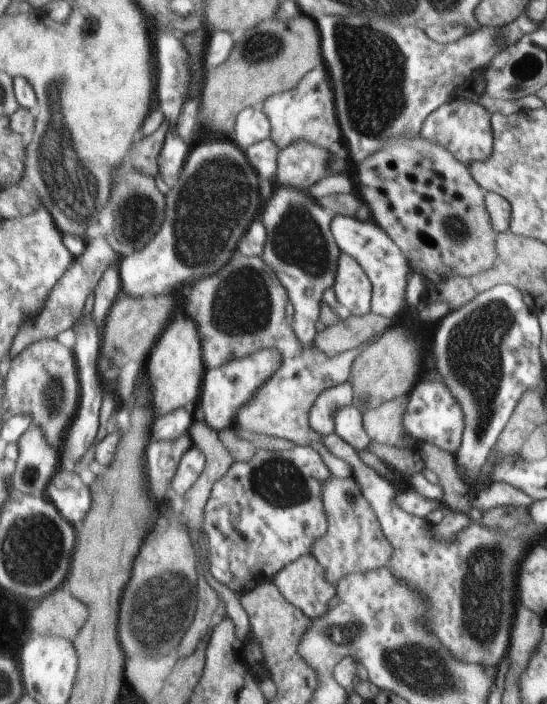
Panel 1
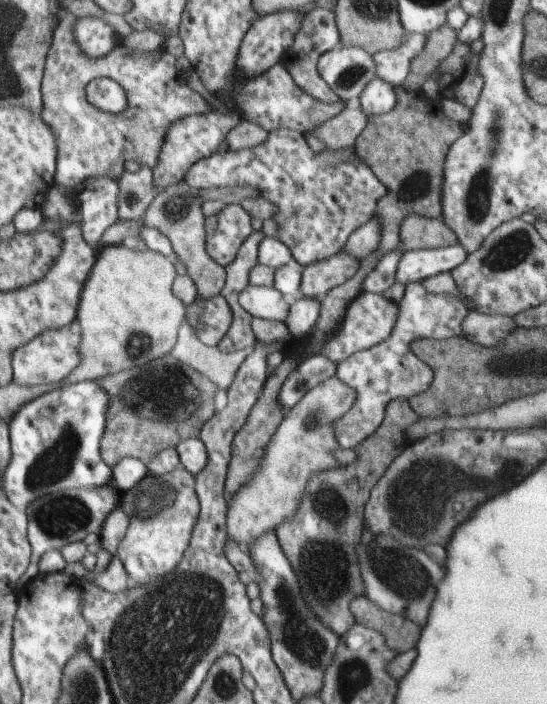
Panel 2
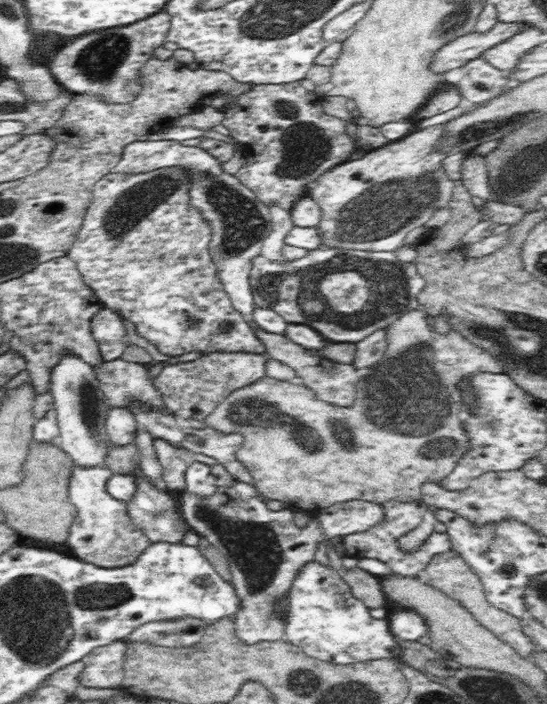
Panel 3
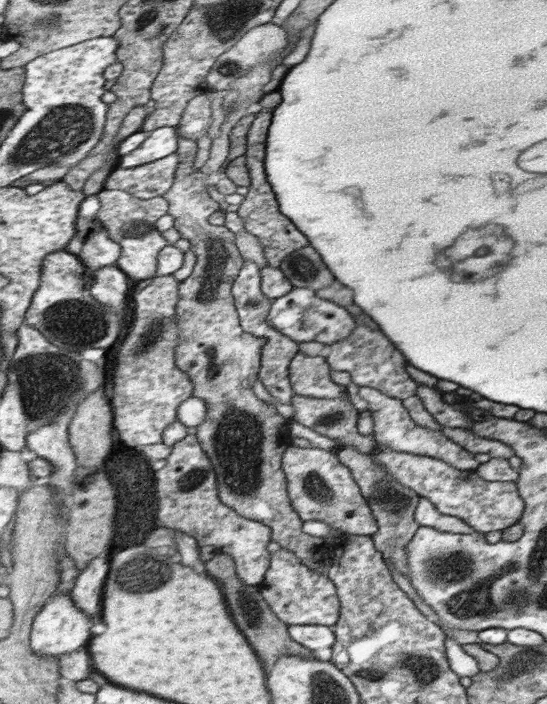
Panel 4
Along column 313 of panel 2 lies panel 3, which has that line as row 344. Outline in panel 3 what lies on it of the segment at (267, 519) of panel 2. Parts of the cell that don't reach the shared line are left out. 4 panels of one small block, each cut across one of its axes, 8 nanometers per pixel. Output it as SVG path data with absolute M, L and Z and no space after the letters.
M412 310L388 326L388 352L374 366L374 370L360 378L360 384L356 386L358 400L350 408L318 400L310 388L304 388L298 382L282 382L262 376L254 384L232 392L220 406L216 406L204 424L206 428L212 428L224 436L240 434L242 444L240 450L236 450L236 458L248 468L258 492L272 500L284 502L292 510L318 512L352 500L366 500L374 504L384 504L390 500L416 502L426 482L442 482L458 462L458 458L452 460L452 456L432 460L434 456L428 456L428 440L422 440L422 436L454 434L456 454L464 452L462 444L468 444L466 432L460 428L460 394L452 390L462 380L460 376L472 376L478 372L502 374L502 366L496 364L490 352L482 350L480 346L472 346L456 332L450 332L448 336L436 334L436 330L430 330L426 316L426 312Z

